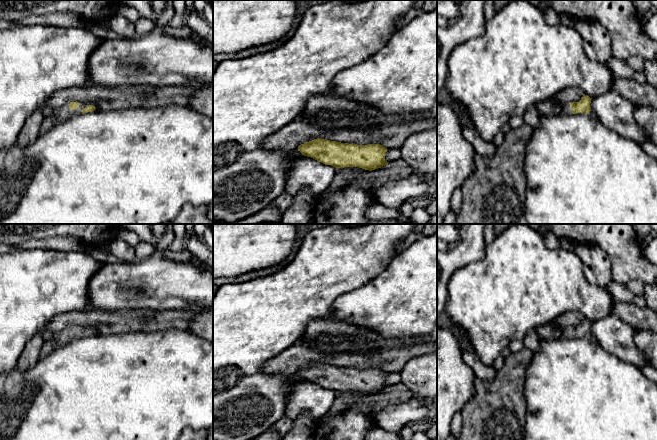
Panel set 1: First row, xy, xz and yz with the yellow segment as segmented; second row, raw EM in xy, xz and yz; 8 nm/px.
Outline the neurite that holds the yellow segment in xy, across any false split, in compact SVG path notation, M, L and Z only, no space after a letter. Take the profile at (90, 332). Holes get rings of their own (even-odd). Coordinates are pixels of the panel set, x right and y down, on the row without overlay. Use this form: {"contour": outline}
{"contour": "M70 326L62 332L57 333L55 342L45 342L39 354L39 359L43 359L52 353L57 347L64 345L66 342L74 339L92 336L96 332L92 328Z"}

